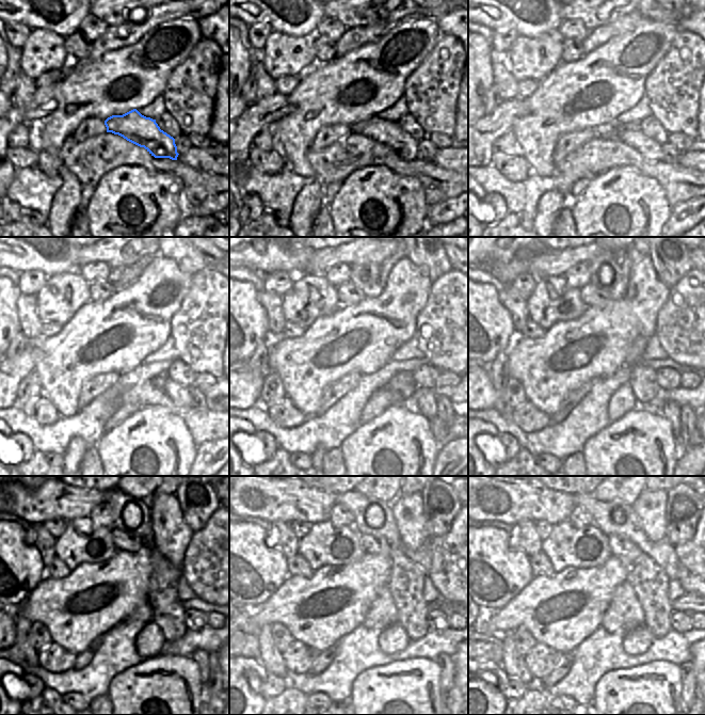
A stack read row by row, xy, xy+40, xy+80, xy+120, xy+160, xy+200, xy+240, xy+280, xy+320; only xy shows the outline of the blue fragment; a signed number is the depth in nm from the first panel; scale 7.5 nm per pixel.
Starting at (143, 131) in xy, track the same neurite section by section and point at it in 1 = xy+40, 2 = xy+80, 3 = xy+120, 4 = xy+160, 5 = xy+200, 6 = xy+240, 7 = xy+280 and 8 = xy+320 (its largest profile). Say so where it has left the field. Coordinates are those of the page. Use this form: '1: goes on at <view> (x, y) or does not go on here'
1: goes on at xy+40 (381, 130)
2: goes on at xy+80 (650, 149)
3: goes on at xy+120 (180, 395)
4: goes on at xy+160 (422, 401)
5: goes on at xy+200 (670, 410)
6: goes on at xy+240 (205, 681)
7: goes on at xy+280 (446, 683)
8: goes on at xy+320 (685, 672)

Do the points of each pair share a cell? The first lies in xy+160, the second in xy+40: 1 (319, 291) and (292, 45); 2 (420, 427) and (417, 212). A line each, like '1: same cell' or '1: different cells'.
1: same cell
2: same cell

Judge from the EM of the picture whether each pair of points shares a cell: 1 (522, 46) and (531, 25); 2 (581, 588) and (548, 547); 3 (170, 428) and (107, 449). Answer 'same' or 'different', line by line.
1: different
2: different
3: same

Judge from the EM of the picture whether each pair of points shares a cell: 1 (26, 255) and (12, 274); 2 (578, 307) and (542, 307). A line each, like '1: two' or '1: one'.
1: two
2: one

